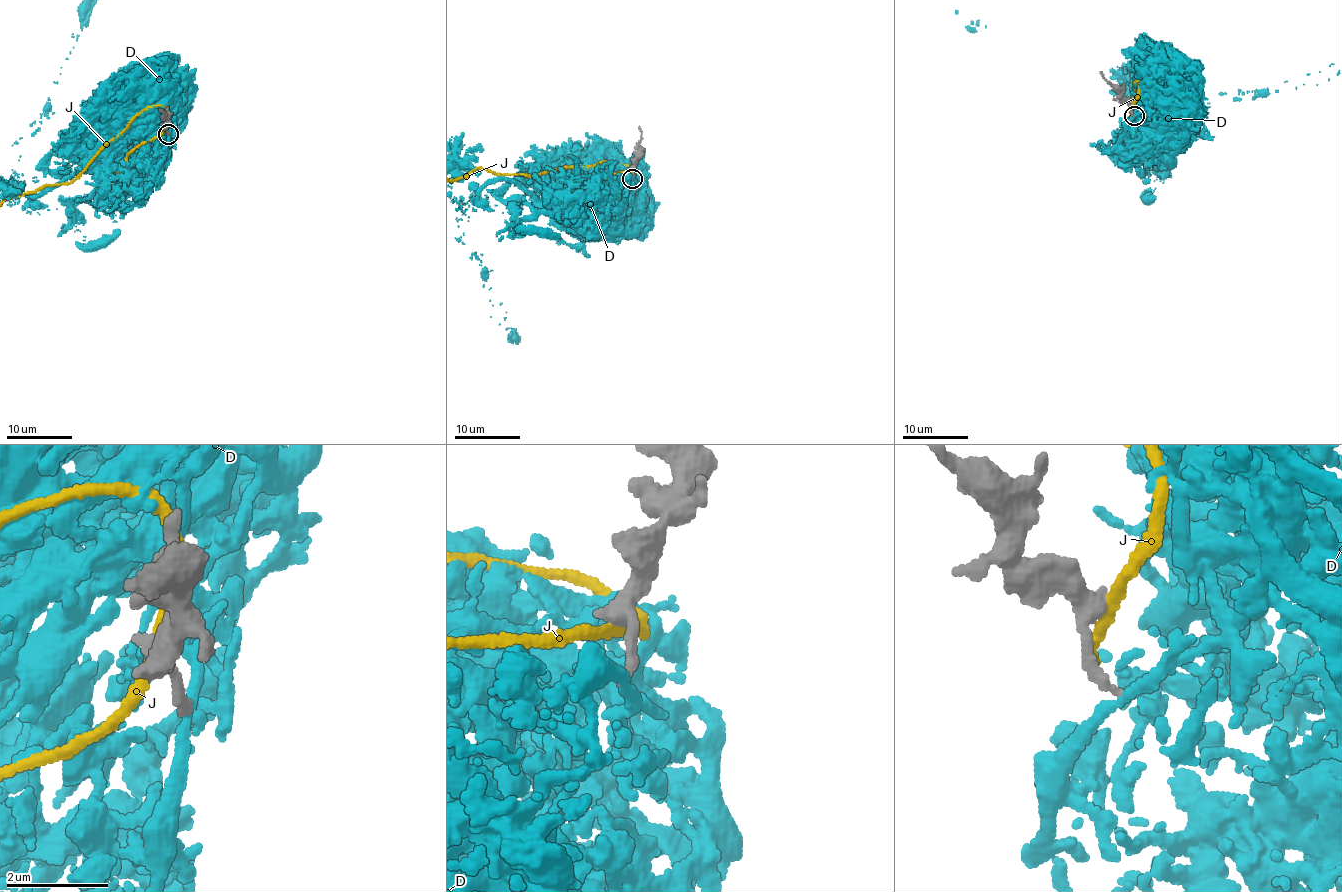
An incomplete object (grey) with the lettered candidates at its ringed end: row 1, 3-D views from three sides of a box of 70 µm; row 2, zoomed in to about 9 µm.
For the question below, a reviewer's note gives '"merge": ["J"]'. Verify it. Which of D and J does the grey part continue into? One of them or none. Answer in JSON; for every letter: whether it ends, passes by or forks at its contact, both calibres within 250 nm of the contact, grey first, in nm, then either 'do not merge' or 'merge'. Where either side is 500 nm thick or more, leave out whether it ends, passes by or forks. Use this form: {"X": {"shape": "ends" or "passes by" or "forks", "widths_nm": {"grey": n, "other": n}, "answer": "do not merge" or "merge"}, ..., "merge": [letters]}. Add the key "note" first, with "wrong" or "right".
{"note": "wrong", "D": {"shape": "passes by", "widths_nm": {"grey": 170, "other": 200}, "answer": "do not merge"}, "J": {"shape": "passes by", "widths_nm": {"grey": 360, "other": 190}, "answer": "do not merge"}, "merge": []}

